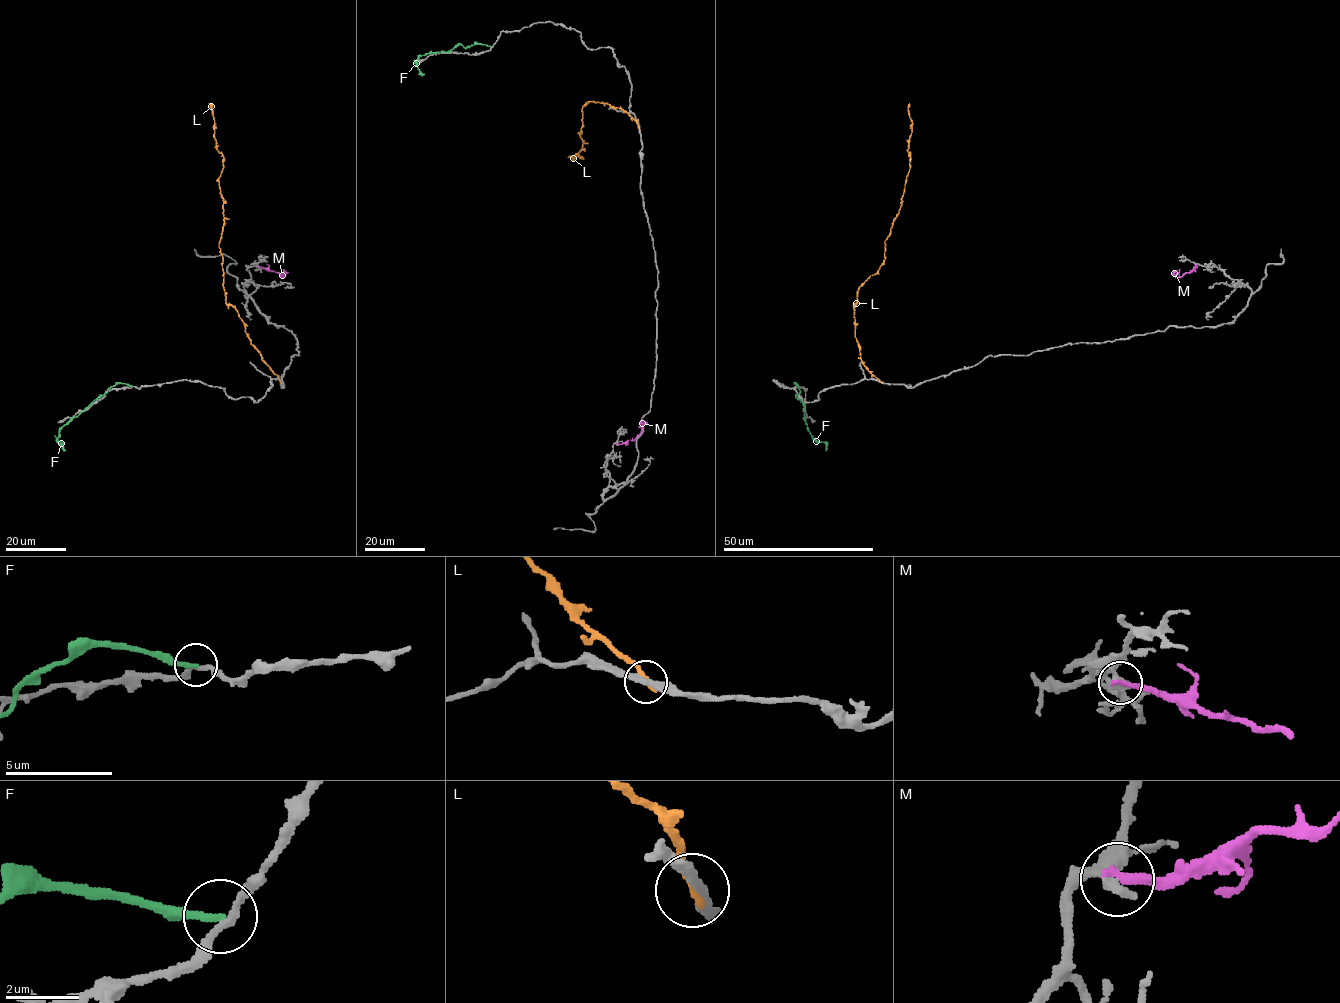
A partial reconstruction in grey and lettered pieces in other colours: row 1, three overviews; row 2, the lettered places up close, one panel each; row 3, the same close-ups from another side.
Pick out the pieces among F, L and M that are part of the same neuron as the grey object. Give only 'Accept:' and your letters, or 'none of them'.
Accept: none of them

